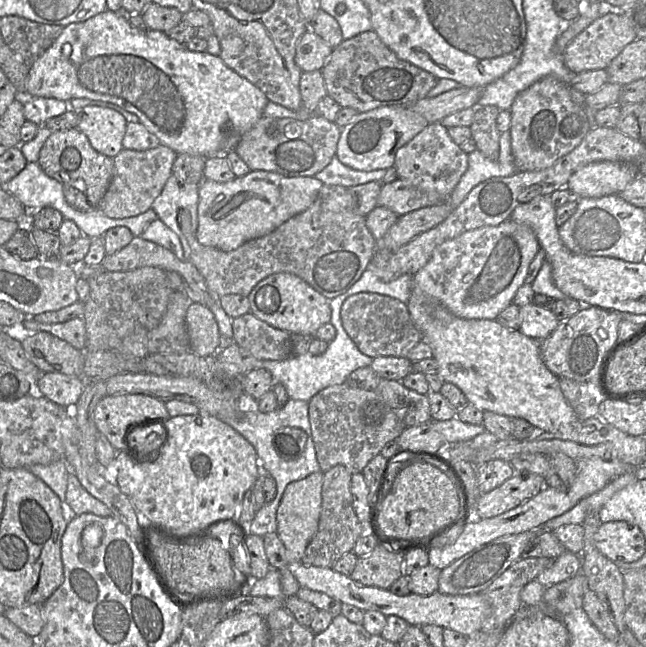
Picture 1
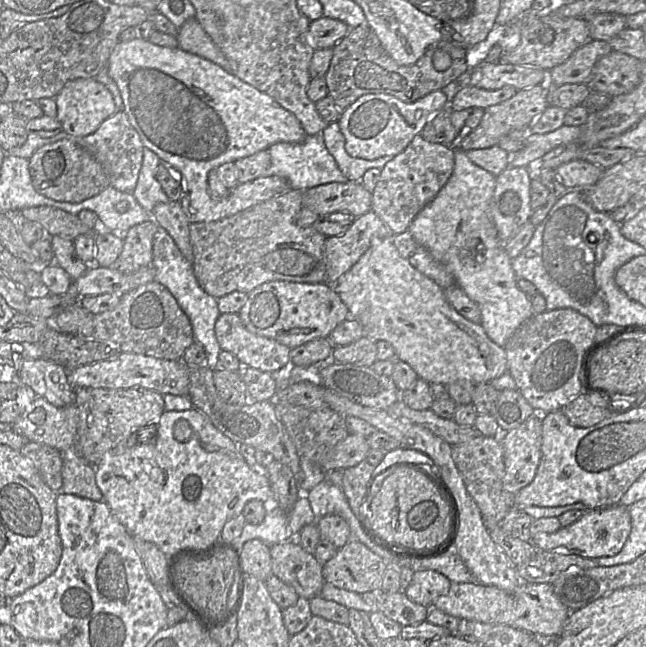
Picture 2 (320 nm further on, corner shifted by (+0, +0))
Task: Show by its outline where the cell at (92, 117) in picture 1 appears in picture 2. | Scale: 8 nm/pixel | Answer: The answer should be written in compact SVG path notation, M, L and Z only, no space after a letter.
M95 78L68 82L54 99L57 105L56 119L61 123L63 131L72 138L94 133L106 119L117 112L111 92Z

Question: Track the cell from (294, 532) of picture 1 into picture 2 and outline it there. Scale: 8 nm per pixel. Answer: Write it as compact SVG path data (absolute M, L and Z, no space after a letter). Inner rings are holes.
M192 408L184 411L164 411L156 423L156 430L153 429L153 437L148 443L136 439L125 449L107 452L95 465L95 480L103 495L103 501L108 505L113 515L128 530L133 538L141 538L157 545L168 558L174 557L187 550L204 550L214 544L221 537L224 525L232 518L240 515L245 505L250 500L261 500L267 505L278 505L271 483L265 472L260 471L260 467L250 467L239 450L239 446L231 439L221 433L212 423L211 419L204 412ZM179 420L186 420L192 427L192 436L187 442L179 442L174 437L174 427Z

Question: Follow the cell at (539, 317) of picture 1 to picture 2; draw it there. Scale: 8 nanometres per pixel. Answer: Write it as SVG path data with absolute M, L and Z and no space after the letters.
M454 148L453 172L438 194L418 213L407 231L413 239L426 248L454 277L455 283L468 297L477 303L481 311L481 325L487 336L505 347L516 330L534 315L530 297L517 286L517 277L505 243L499 238L491 215L491 201L496 177L474 164L463 149Z

